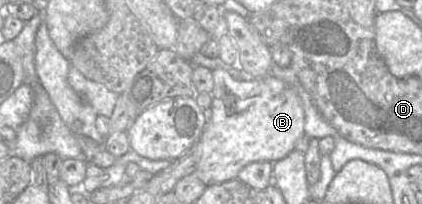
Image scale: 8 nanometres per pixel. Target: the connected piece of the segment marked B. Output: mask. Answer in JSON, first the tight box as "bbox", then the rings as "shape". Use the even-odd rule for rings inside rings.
{"bbox":[194,68,305,185],"shape":[[[224,68],[213,70],[214,87],[211,93],[211,118],[198,139],[198,161],[194,171],[206,185],[235,179],[238,172],[252,162],[274,163],[295,150],[296,142],[305,135],[305,113],[301,98],[289,84],[272,74],[251,80],[238,80]]]}

